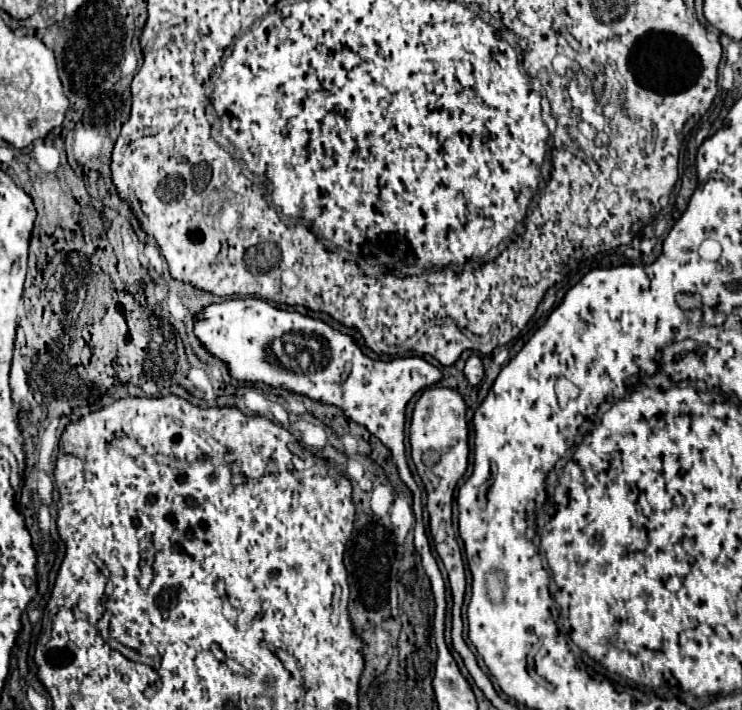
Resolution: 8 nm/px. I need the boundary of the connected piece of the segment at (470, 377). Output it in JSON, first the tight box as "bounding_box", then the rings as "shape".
{"bounding_box":[465,355,485,385],"shape":[[[471,355],[471,357],[467,359],[467,367],[465,367],[465,377],[467,377],[467,381],[469,381],[471,385],[477,385],[477,383],[483,379],[483,373],[485,373],[485,369],[483,369],[481,357]]]}

